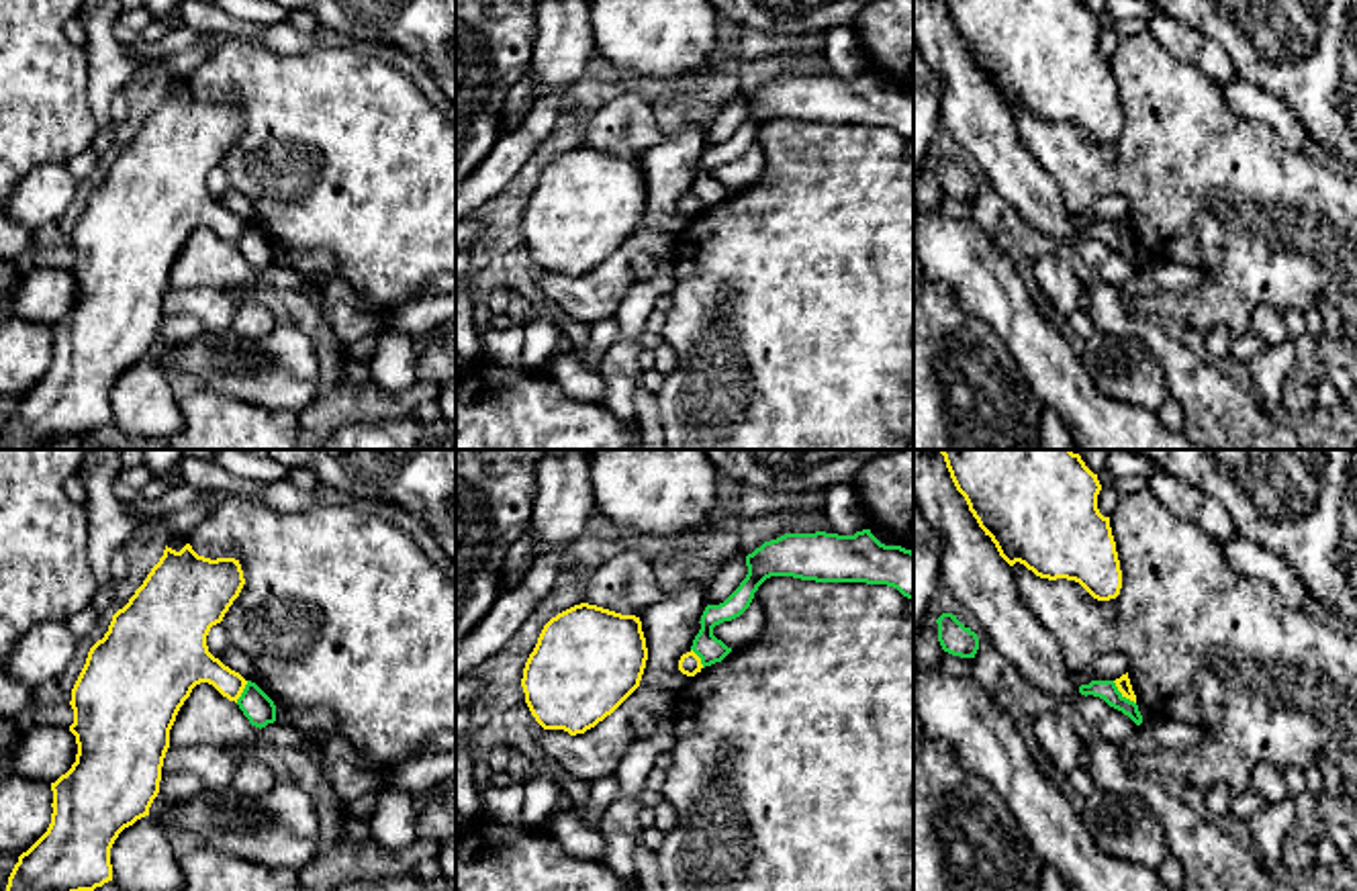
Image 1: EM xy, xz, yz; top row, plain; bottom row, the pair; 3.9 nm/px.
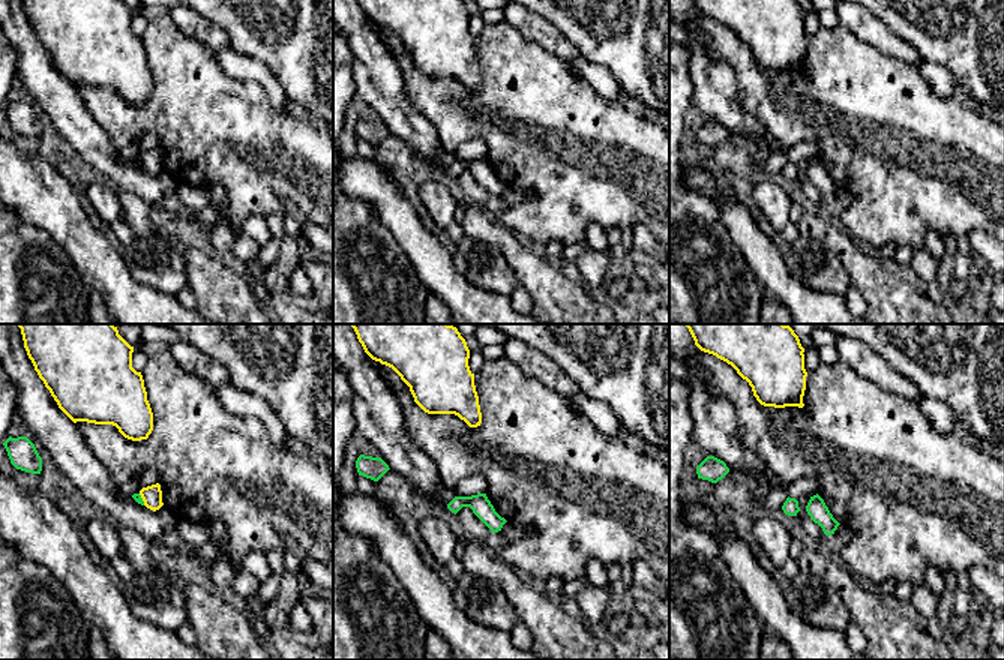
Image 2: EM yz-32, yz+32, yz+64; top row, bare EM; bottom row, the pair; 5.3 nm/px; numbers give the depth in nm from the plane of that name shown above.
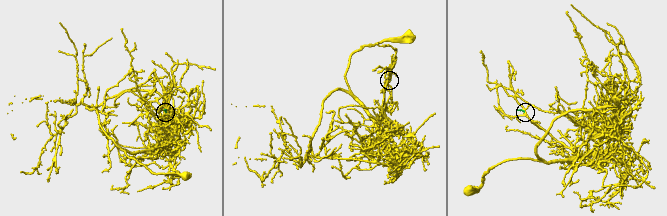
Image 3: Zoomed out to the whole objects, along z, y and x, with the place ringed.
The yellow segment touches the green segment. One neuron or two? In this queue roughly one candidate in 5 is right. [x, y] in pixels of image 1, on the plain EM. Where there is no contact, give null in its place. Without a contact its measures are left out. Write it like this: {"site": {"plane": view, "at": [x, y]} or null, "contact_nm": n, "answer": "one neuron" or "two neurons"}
{"site": {"plane": "yz", "at": [1122, 236]}, "contact_nm": 130, "answer": "two neurons"}

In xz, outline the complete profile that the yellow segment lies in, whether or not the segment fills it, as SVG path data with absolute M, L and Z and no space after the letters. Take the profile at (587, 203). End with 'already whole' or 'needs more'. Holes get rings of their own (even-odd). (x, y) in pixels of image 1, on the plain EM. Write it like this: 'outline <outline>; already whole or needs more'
outline M574 147L544 168L523 210L525 245L544 272L584 276L640 229L646 202L640 159Z; already whole

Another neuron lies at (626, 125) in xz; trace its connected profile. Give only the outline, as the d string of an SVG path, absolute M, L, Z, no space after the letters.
M625 92L591 114L584 145L640 159L662 137L652 104Z

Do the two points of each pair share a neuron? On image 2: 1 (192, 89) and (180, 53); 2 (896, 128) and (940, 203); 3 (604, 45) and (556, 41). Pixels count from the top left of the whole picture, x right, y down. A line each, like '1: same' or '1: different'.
1: same
2: same
3: different

